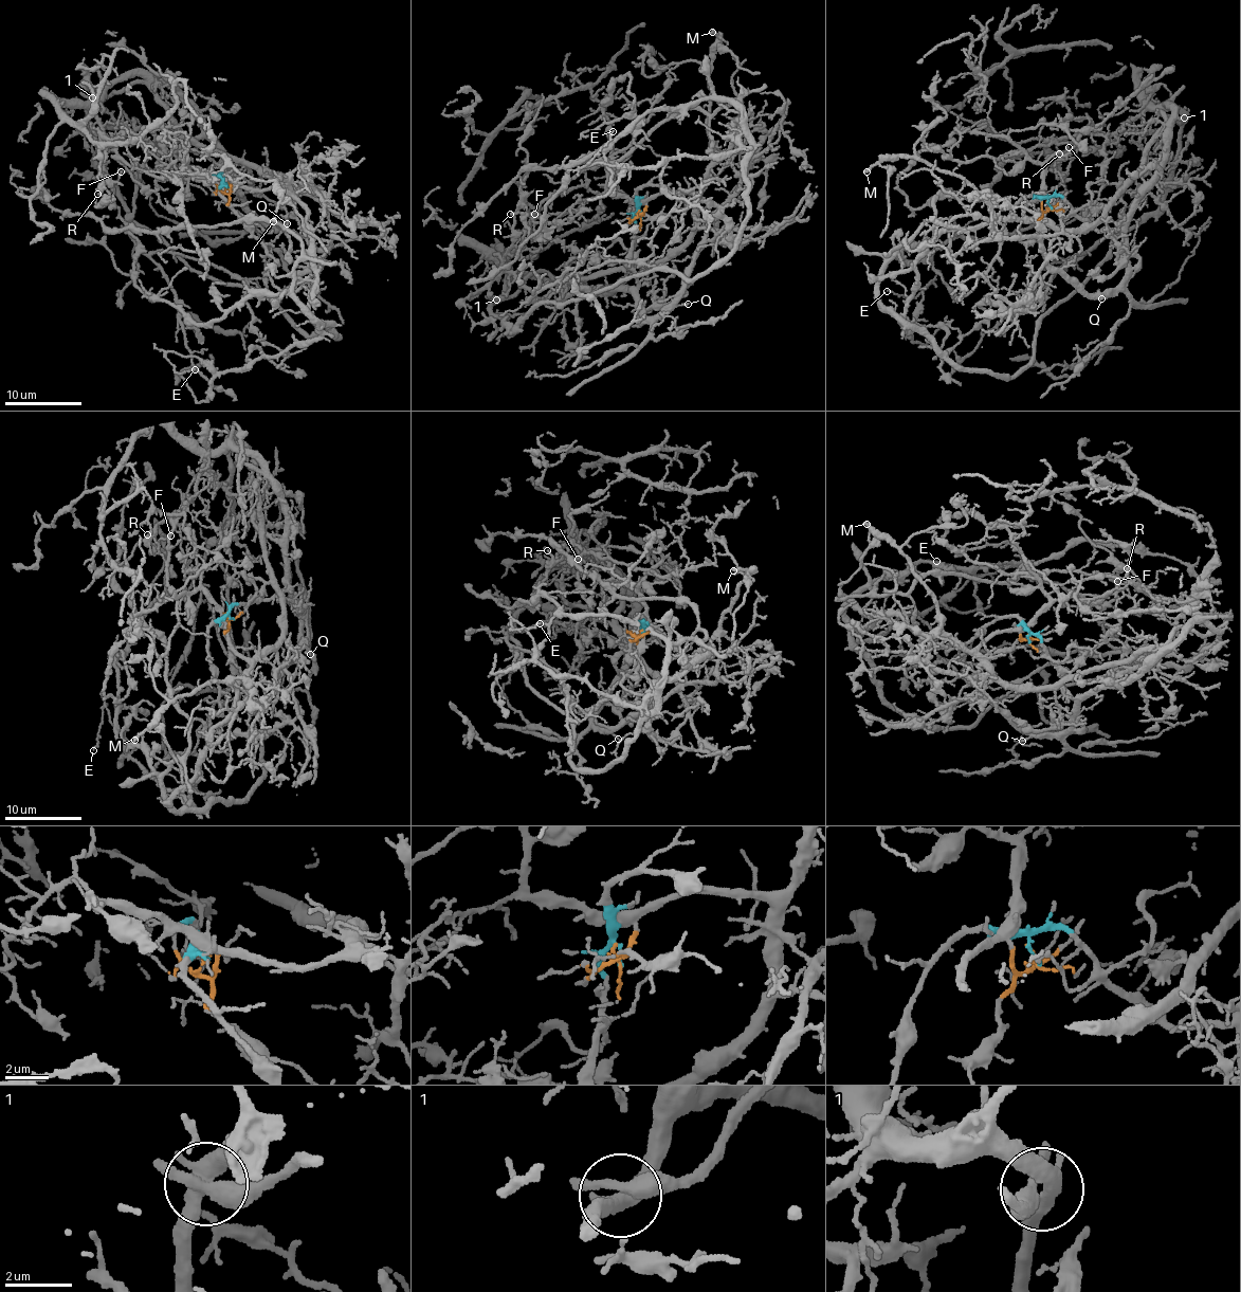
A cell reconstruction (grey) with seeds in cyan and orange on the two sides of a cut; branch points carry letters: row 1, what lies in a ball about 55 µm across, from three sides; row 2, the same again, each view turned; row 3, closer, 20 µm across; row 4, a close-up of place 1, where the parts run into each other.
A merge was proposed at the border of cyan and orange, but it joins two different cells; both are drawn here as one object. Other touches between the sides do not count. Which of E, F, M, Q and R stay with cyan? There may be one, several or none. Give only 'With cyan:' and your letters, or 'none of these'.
With cyan: F, Q, R

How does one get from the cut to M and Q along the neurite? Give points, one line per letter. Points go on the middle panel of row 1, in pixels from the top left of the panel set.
M: (640, 214), (665, 193), (703, 186), (711, 161), (708, 83), (719, 37), (711, 32)
Q: (640, 214), (635, 213), (632, 261), (638, 309), (650, 317), (688, 304)

